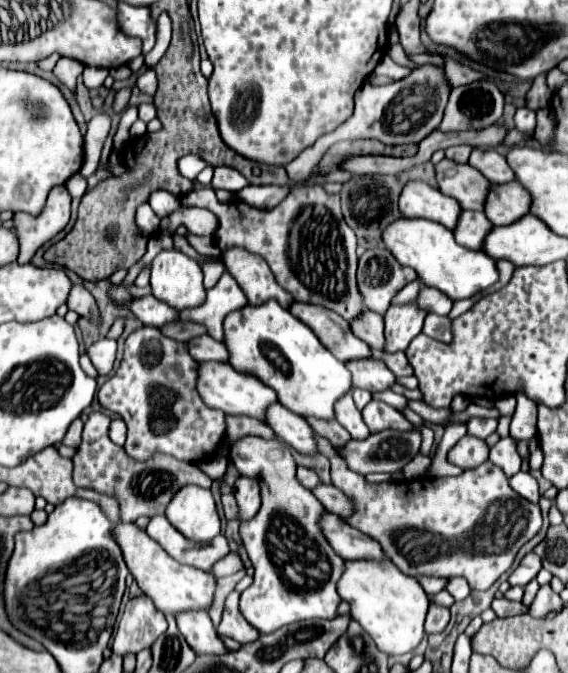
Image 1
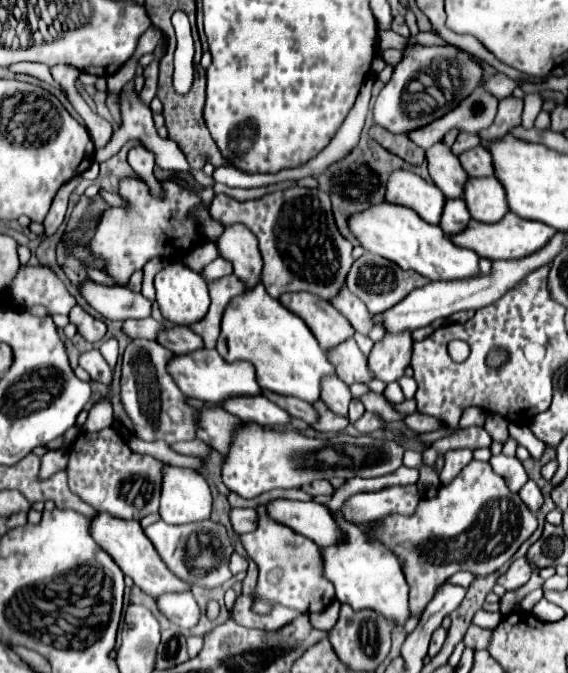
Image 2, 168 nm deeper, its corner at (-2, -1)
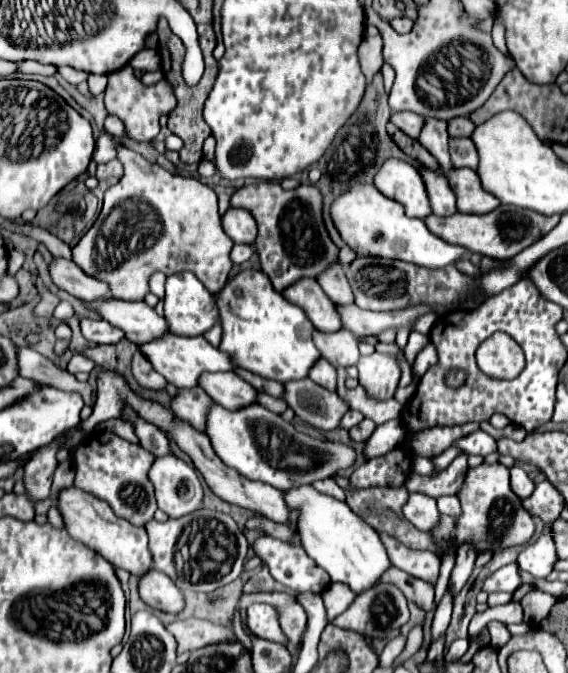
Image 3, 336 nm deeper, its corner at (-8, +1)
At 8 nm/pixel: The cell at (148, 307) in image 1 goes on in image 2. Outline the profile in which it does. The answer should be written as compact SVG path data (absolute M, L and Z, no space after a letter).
M85 280L79 286L79 294L107 320L147 318L151 314L151 302L143 294L131 292L123 286L103 286L93 280Z

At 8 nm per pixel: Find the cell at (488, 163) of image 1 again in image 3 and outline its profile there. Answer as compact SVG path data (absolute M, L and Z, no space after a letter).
M463 138L463 140L451 140L449 144L449 152L453 158L453 166L455 168L471 168L477 170L479 166L479 156L477 156L477 148L473 144L473 140Z

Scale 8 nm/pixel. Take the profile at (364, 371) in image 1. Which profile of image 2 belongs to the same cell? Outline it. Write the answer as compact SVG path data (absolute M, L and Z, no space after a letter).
M353 338L339 344L339 348L331 348L331 352L327 352L327 358L331 358L331 364L335 366L335 374L345 384L369 382L373 378L367 366L367 356L357 348Z

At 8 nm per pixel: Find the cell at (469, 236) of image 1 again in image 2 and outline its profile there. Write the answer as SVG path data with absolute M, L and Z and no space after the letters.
M447 198L447 204L443 206L443 220L439 222L443 232L447 232L447 236L457 234L467 226L469 220L471 220L469 210L467 210L467 206L465 206L465 202L461 198L459 200Z

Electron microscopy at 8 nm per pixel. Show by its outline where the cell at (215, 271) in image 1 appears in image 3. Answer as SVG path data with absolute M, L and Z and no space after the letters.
M233 246L233 250L231 250L231 262L233 264L243 264L243 262L247 262L251 258L251 254L253 254L251 246Z

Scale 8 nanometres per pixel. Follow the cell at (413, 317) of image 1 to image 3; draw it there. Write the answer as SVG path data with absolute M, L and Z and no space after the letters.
M369 354L361 356L357 362L359 384L375 398L391 398L397 390L401 378L399 360L393 354Z

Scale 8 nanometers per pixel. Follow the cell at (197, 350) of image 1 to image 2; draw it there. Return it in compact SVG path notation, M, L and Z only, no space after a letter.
M185 326L165 328L163 332L159 332L155 340L163 344L167 350L171 350L173 354L187 354L197 348L203 348L203 340L195 332L191 332L191 328Z

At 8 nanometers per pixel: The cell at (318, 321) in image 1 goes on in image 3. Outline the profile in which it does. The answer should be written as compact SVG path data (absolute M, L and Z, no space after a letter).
M303 278L301 282L295 282L293 286L289 286L289 290L283 290L283 296L289 302L303 308L307 318L313 322L313 326L319 332L337 332L343 328L337 306L321 290L317 280Z

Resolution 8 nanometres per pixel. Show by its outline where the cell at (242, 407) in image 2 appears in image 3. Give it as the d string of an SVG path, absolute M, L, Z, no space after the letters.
M205 374L201 388L223 408L241 410L257 404L257 390L237 374Z

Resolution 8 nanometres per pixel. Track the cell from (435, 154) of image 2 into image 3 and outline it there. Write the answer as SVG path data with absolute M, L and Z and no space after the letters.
M427 118L425 120L425 130L421 132L419 142L437 158L443 176L449 176L453 170L453 162L449 156L449 132L447 132L447 122Z

